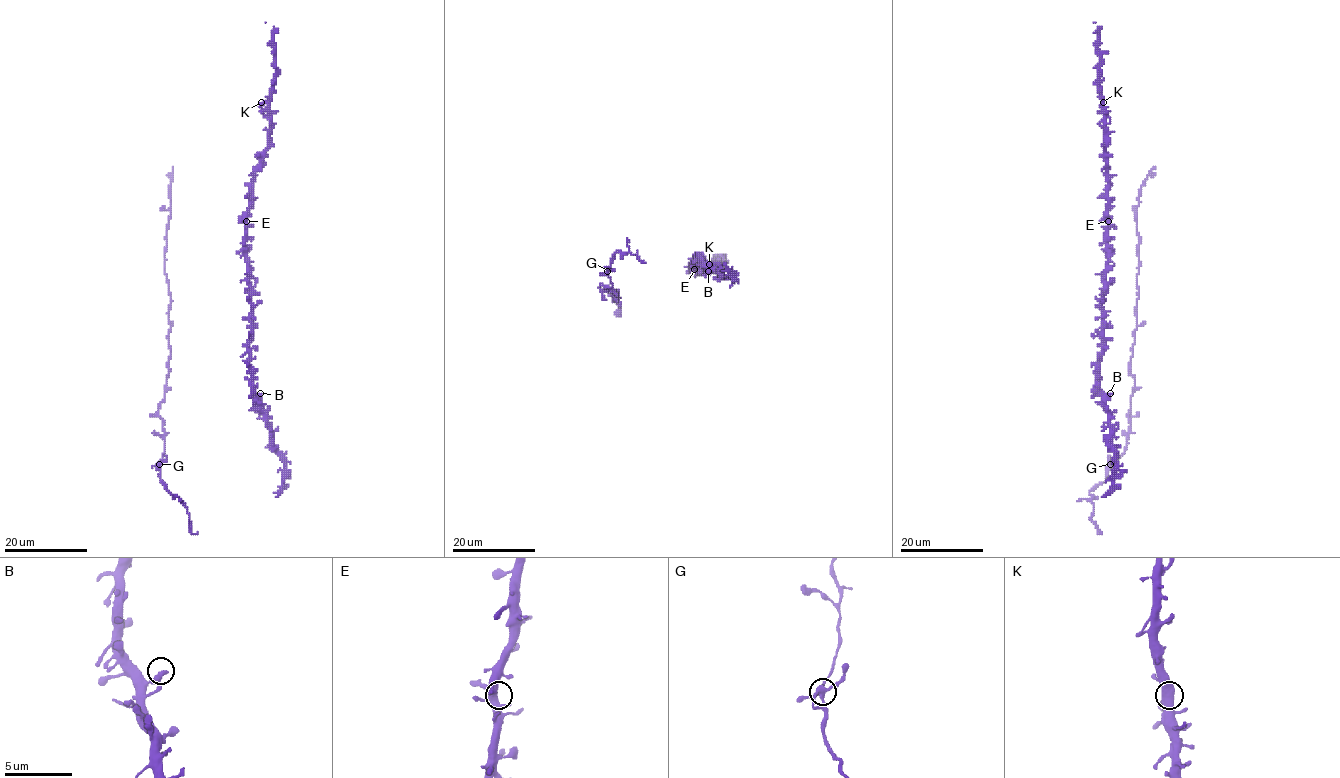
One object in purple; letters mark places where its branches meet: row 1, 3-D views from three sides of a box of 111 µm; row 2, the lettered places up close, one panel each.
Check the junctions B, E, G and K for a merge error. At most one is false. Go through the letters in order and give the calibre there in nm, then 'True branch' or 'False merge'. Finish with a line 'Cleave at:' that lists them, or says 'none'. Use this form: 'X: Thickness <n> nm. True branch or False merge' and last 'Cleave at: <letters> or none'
B: Thickness 420 nm. True branch
E: Thickness 480 nm. True branch
G: Thickness 320 nm. True branch
K: Thickness 440 nm. True branch
Cleave at: none

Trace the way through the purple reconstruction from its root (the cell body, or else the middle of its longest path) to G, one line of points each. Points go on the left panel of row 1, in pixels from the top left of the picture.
G: (170, 218), (164, 272), (171, 299), (171, 355), (164, 400), (158, 412), (165, 434), (160, 464)

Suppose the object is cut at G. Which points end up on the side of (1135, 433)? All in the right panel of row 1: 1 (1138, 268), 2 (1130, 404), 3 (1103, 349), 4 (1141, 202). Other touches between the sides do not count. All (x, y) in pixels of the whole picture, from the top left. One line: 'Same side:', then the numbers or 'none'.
Same side: 1, 2, 4

